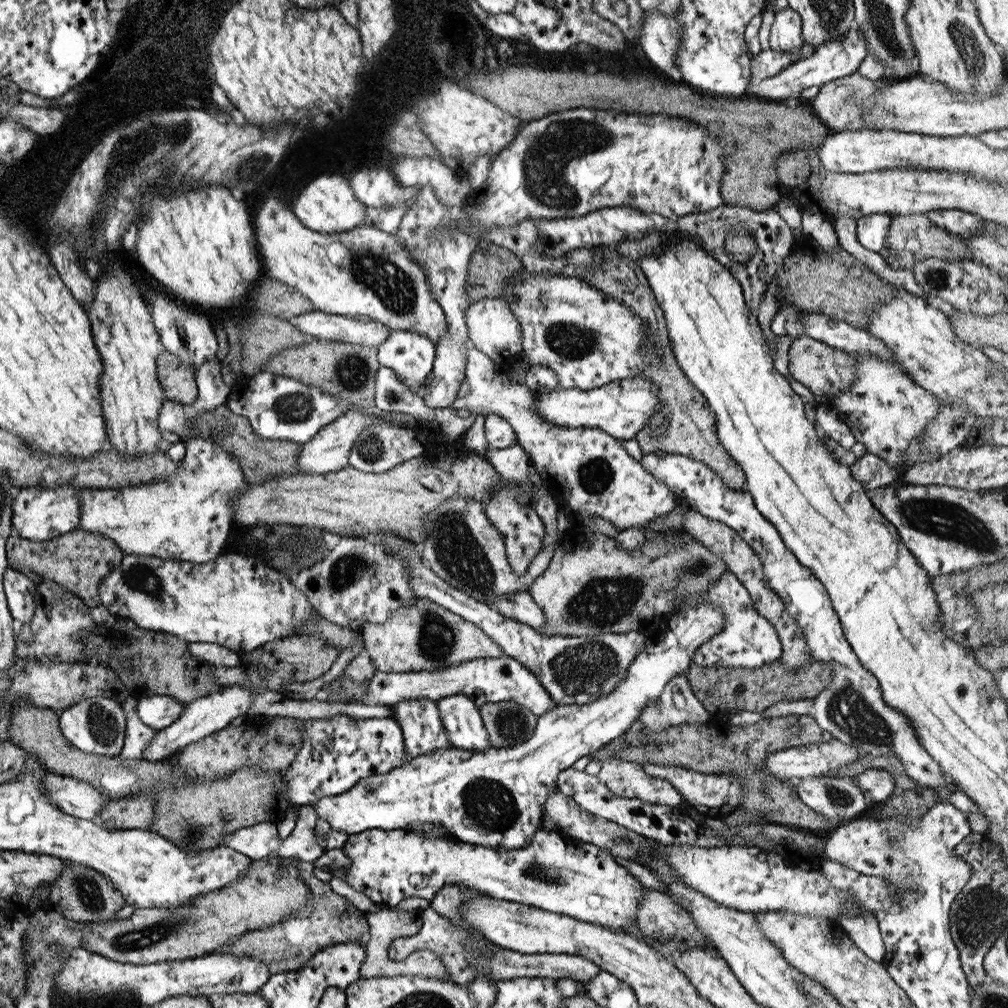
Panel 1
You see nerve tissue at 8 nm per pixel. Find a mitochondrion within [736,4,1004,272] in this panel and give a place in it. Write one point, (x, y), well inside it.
(970, 50)

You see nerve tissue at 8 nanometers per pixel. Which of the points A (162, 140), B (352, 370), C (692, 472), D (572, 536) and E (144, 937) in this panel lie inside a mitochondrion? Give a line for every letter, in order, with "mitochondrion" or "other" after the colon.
A: mitochondrion
B: mitochondrion
C: other
D: other
E: mitochondrion

